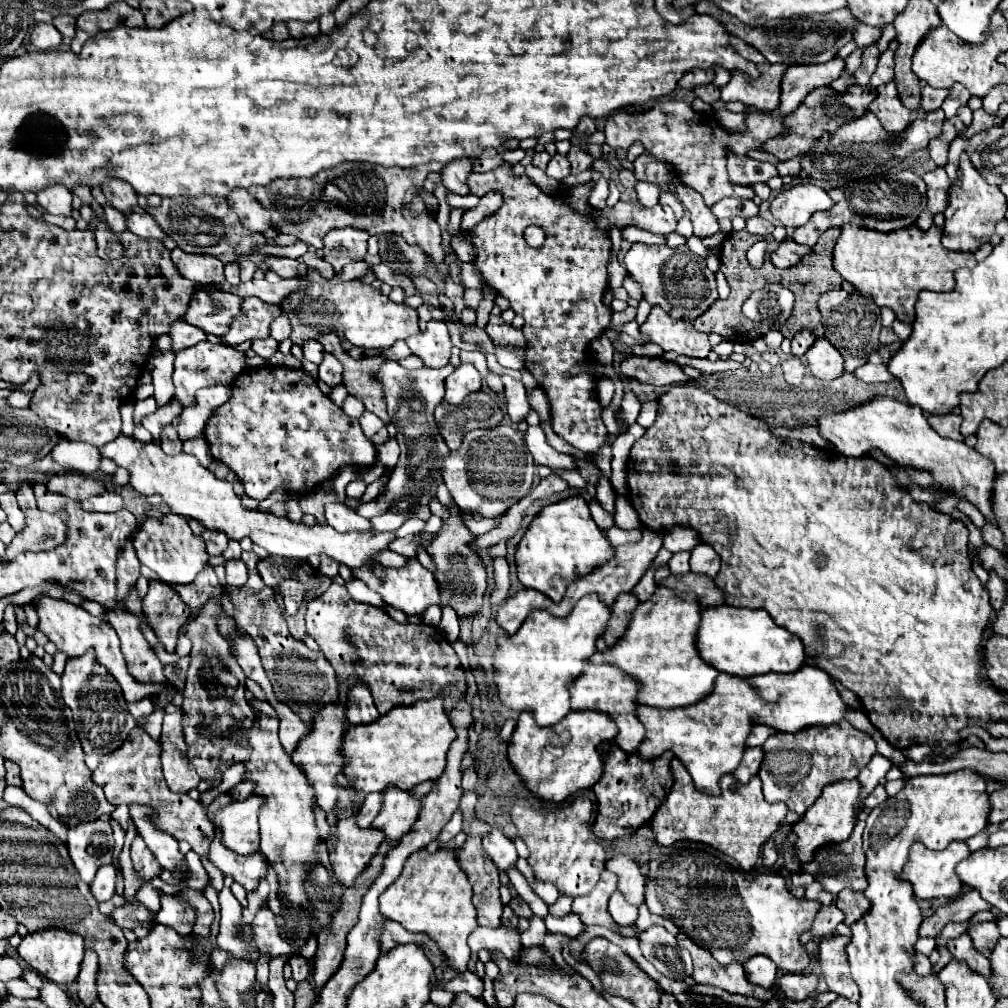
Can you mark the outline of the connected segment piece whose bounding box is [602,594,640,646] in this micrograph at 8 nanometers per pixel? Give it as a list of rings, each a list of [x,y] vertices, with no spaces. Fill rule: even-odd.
[[[620,594],[612,606],[612,618],[608,622],[608,628],[604,632],[604,640],[608,646],[614,646],[626,632],[632,614],[636,610],[636,606],[640,604],[640,600],[634,594]]]

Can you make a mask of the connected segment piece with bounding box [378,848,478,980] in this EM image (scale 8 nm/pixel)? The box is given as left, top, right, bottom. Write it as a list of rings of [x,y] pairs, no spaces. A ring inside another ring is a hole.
[[[440,848],[430,854],[428,850],[414,852],[400,876],[380,894],[380,912],[388,920],[400,922],[410,932],[426,932],[440,950],[448,956],[444,968],[444,980],[450,980],[454,974],[464,972],[470,960],[470,948],[466,944],[468,934],[478,926],[476,908],[472,904],[472,886],[468,876],[460,868],[454,850]]]

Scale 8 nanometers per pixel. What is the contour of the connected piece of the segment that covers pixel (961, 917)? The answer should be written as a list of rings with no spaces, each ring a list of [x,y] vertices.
[[[970,890],[962,894],[960,898],[948,902],[946,906],[940,906],[930,918],[924,918],[920,926],[920,936],[938,936],[940,930],[950,922],[966,922],[980,910],[990,910],[992,906],[976,892]]]

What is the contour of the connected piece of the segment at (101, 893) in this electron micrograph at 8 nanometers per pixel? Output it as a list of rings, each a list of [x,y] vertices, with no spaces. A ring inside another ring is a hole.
[[[112,864],[102,866],[90,884],[92,894],[96,896],[98,902],[106,902],[116,894],[116,868]]]

